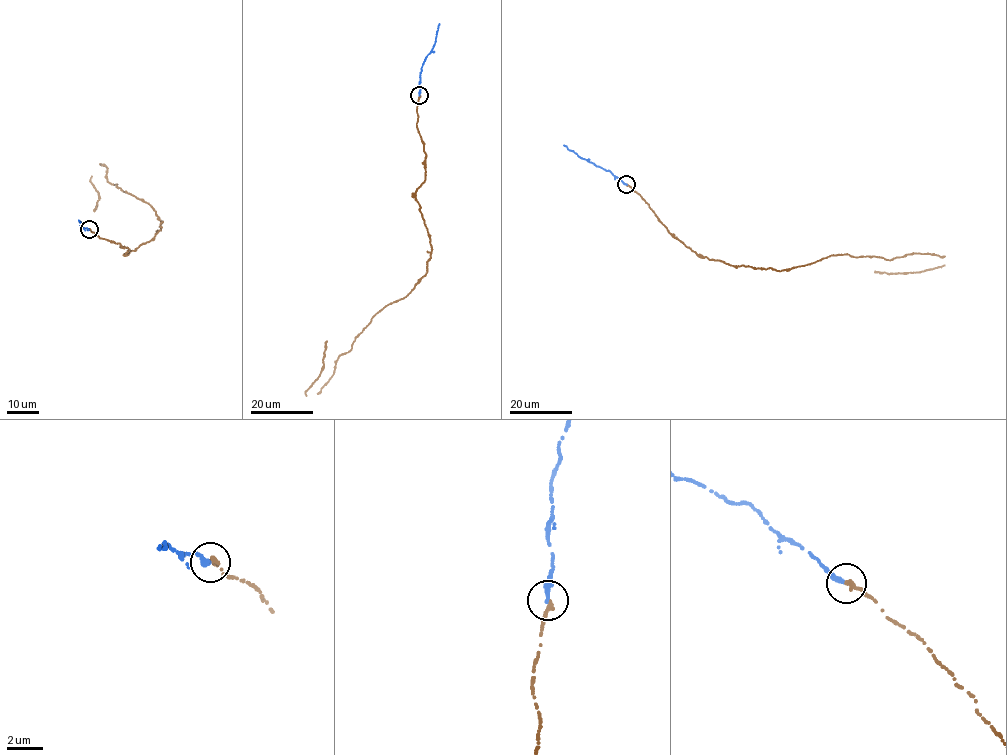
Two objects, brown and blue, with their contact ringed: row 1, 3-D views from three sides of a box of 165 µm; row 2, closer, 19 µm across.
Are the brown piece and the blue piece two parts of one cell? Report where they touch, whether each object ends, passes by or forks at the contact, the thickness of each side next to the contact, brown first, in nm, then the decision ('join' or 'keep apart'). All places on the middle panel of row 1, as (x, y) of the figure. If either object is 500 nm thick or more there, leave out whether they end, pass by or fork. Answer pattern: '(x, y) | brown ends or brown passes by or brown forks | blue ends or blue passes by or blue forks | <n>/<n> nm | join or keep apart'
(419, 95) | brown ends | blue ends | 280/280 nm | join

